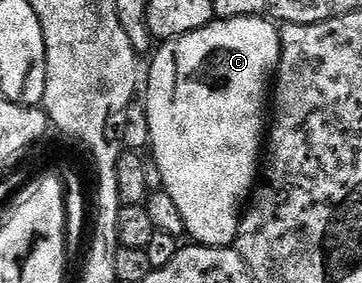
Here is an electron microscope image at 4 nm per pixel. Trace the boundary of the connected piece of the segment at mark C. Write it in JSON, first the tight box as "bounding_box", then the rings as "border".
{"bounding_box":[143,16,281,248],"border":[[[265,16],[230,20],[214,19],[212,24],[181,36],[178,40],[164,41],[152,56],[153,65],[149,68],[149,89],[145,92],[143,103],[147,110],[147,122],[151,122],[149,139],[151,153],[153,152],[151,160],[158,164],[159,172],[162,174],[162,189],[167,194],[171,194],[179,214],[183,214],[185,231],[190,241],[205,244],[208,248],[228,248],[237,239],[242,215],[255,191],[255,185],[259,180],[259,169],[263,164],[263,145],[267,140],[267,109],[271,104],[271,85],[274,83],[277,63],[281,57],[281,34],[278,25]]]}

